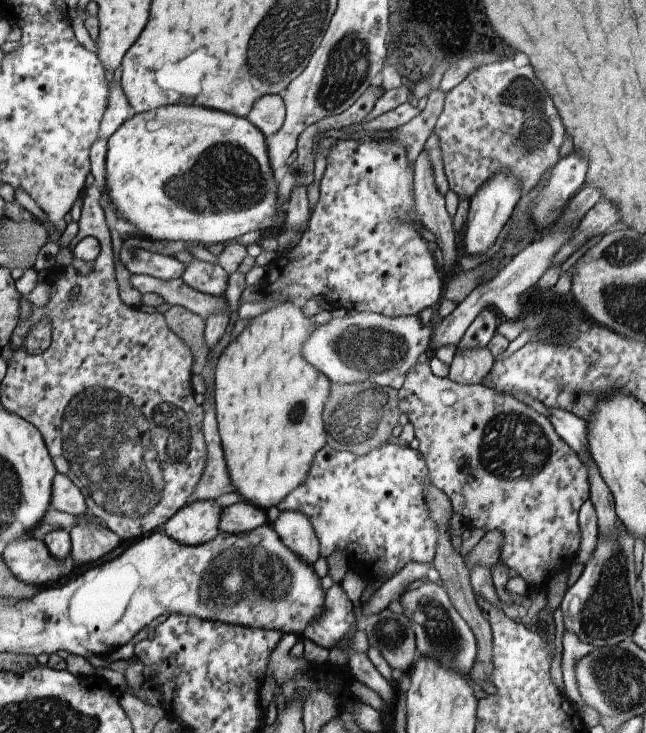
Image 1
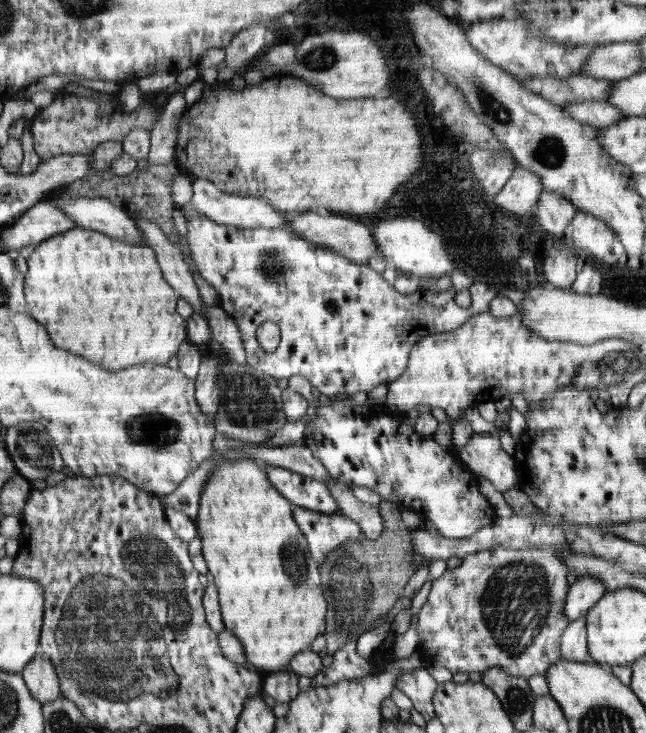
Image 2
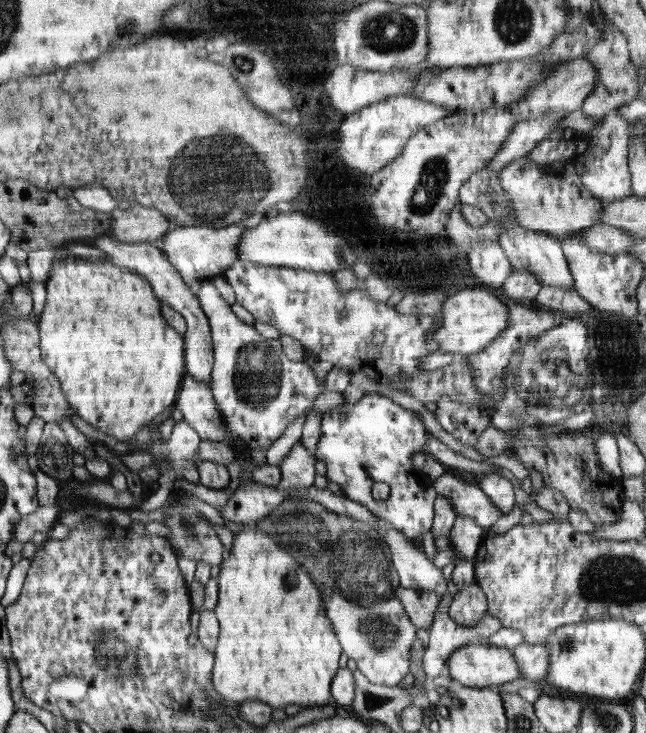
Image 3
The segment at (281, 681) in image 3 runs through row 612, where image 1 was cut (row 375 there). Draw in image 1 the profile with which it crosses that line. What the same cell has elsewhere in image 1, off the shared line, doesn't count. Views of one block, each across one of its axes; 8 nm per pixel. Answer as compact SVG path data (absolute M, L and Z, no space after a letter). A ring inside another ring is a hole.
M292 301L282 303L272 303L267 312L250 319L250 324L246 326L246 330L240 332L232 342L227 345L227 348L221 353L219 359L216 360L217 366L214 368L214 407L216 410L216 419L218 432L221 439L221 444L224 452L224 460L230 476L230 482L234 486L234 490L243 496L244 500L250 501L254 506L262 509L269 509L270 506L278 507L284 502L286 496L294 491L294 488L300 487L309 478L310 471L313 470L315 459L326 444L326 432L324 430L325 420L322 420L322 412L325 412L326 400L330 397L330 382L320 370L314 368L305 360L302 353L302 348L305 341L314 333L314 318L304 316L301 308L298 308Z

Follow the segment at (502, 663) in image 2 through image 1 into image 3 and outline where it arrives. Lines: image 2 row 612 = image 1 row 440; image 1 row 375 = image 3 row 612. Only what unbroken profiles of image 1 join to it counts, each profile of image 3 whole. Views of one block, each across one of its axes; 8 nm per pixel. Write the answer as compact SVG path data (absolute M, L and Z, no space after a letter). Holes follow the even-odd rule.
M402 587L396 589L395 596L401 601L417 629L424 628L430 632L434 614L447 616L447 607L443 605L443 609L440 608L441 598L436 592Z

